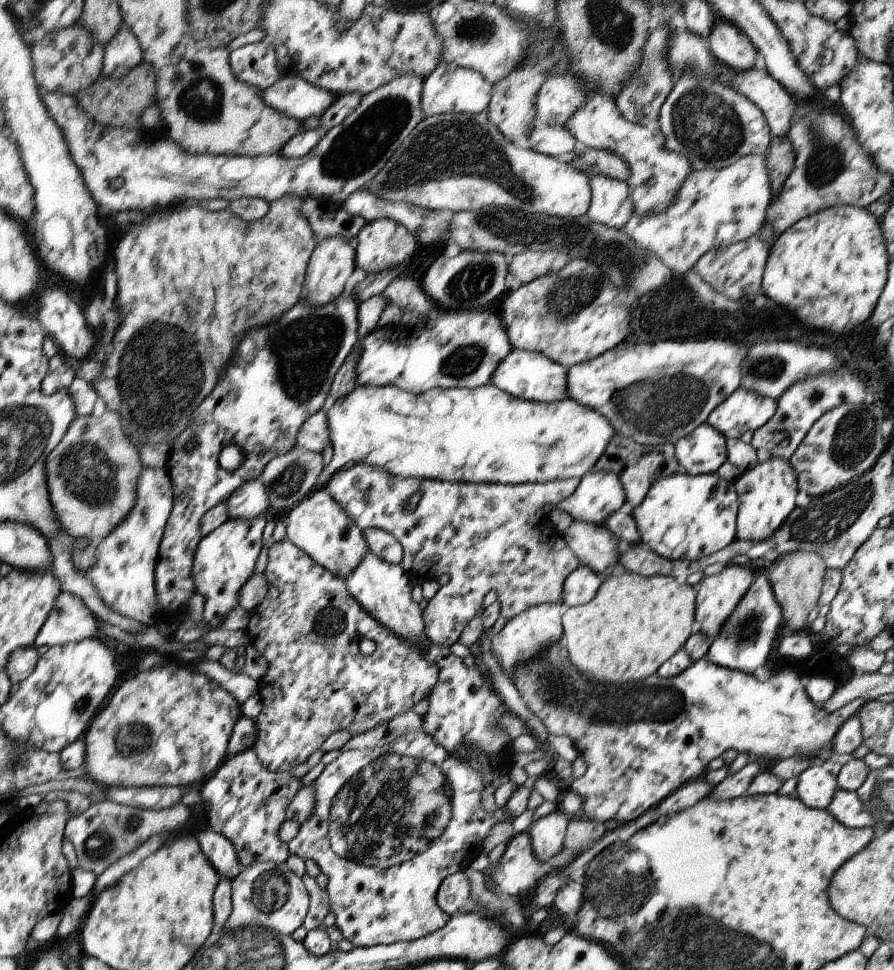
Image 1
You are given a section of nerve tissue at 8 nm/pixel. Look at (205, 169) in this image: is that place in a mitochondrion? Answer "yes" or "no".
no

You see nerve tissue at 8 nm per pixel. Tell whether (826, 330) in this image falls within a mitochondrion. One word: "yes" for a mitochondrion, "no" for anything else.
no

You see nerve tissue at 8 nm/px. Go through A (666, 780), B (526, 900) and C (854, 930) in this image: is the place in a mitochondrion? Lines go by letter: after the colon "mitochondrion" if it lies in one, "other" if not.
A: other
B: other
C: other

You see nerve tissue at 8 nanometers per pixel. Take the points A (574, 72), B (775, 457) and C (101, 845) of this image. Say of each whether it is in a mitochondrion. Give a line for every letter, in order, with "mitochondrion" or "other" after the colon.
A: other
B: other
C: mitochondrion

